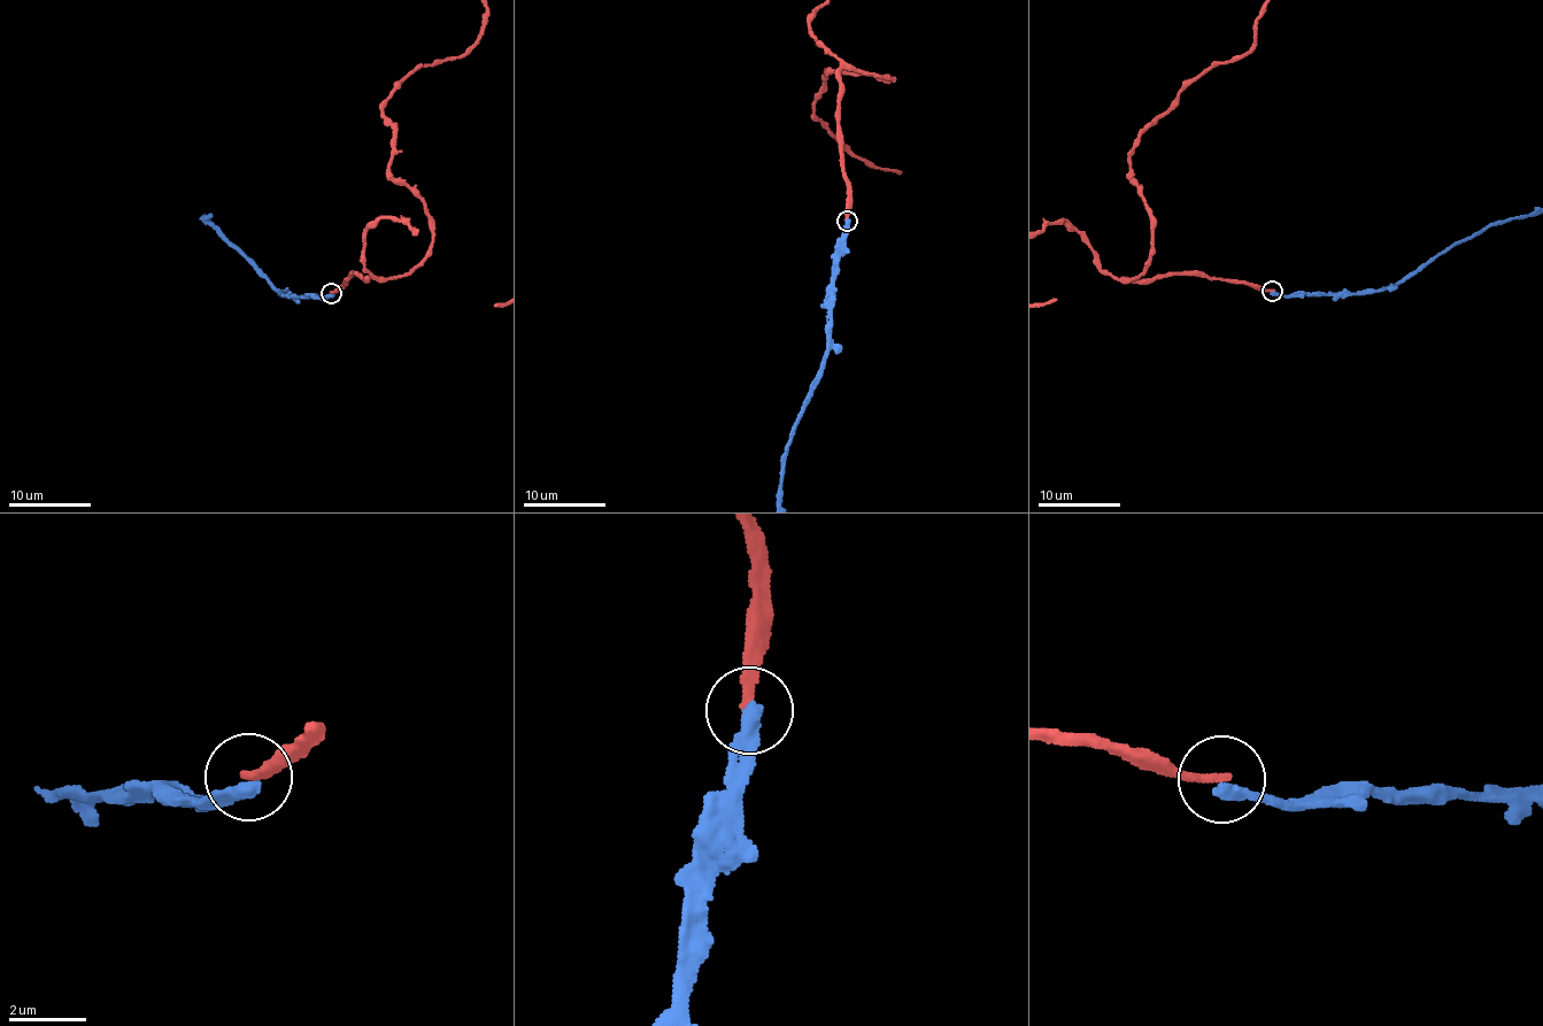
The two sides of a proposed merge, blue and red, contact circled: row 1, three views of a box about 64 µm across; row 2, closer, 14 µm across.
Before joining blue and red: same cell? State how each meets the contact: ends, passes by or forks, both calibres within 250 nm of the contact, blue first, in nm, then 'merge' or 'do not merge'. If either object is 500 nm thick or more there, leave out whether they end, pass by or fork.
blue ends | red ends | 400/240 nm | do not merge

